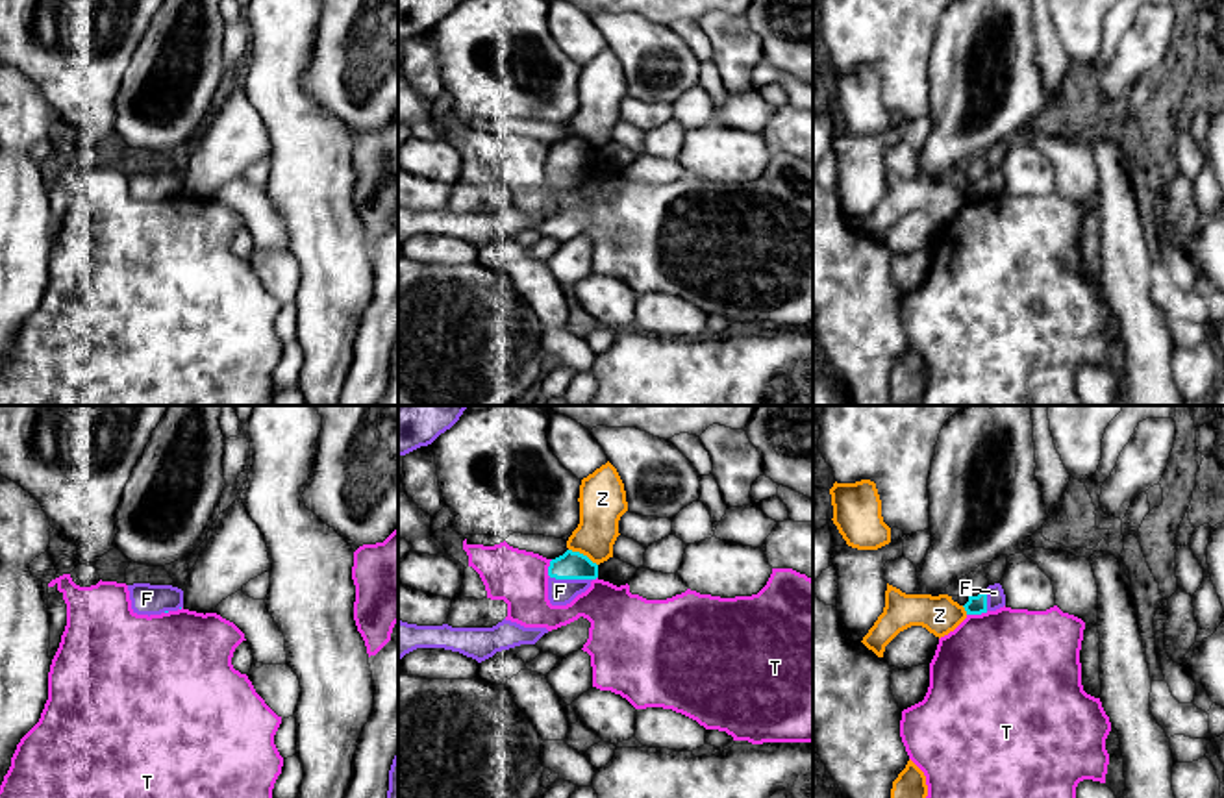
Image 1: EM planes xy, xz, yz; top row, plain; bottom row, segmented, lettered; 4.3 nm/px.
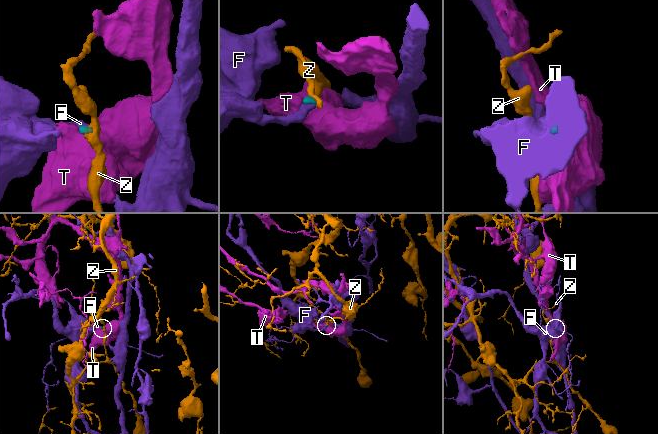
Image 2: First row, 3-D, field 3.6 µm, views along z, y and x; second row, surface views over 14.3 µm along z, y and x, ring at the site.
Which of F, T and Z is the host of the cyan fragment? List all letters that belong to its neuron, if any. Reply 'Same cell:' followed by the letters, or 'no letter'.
Same cell: F

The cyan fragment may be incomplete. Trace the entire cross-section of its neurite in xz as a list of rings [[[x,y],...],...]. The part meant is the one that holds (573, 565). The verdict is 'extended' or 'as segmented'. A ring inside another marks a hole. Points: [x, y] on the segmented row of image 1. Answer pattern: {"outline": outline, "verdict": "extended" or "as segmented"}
{"outline": [[[567,550],[550,561],[548,576],[550,604],[567,605],[598,578],[598,565],[580,552]]], "verdict": "extended"}

